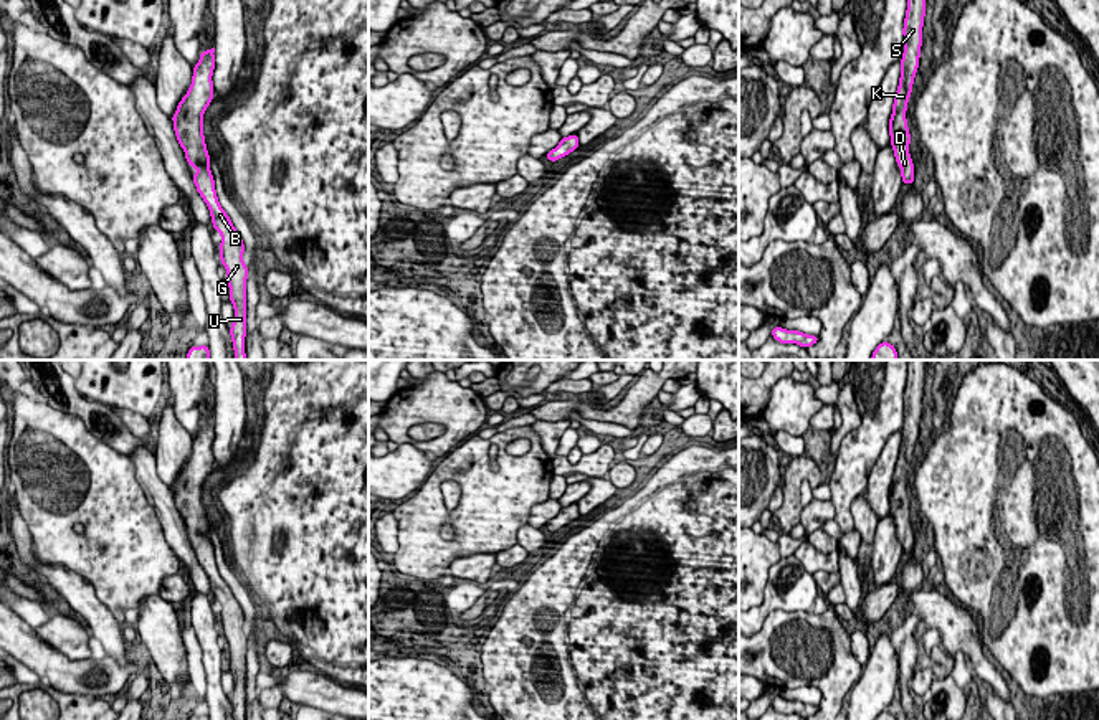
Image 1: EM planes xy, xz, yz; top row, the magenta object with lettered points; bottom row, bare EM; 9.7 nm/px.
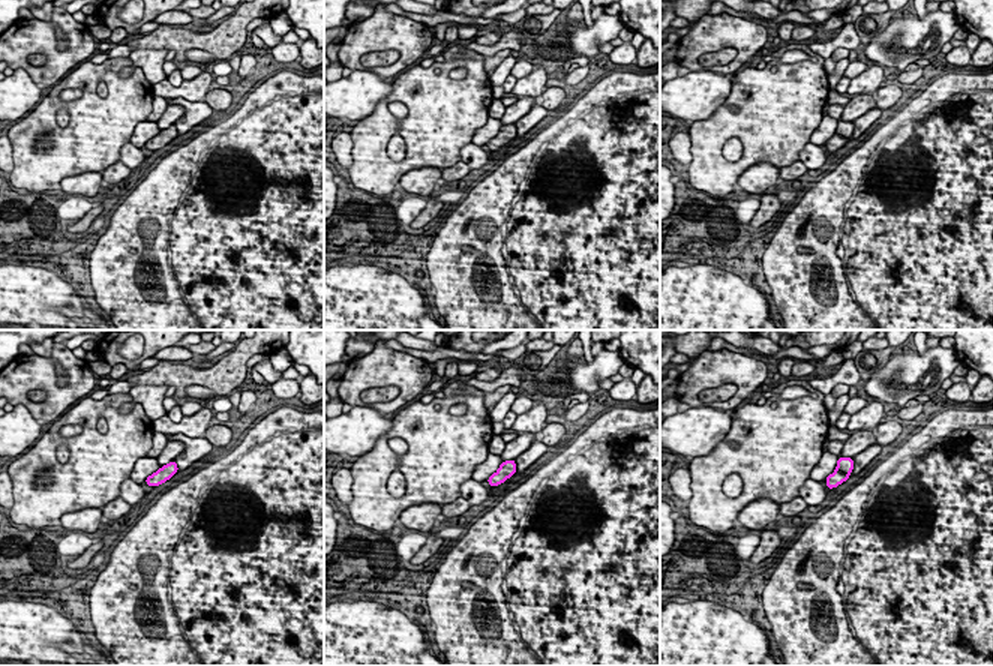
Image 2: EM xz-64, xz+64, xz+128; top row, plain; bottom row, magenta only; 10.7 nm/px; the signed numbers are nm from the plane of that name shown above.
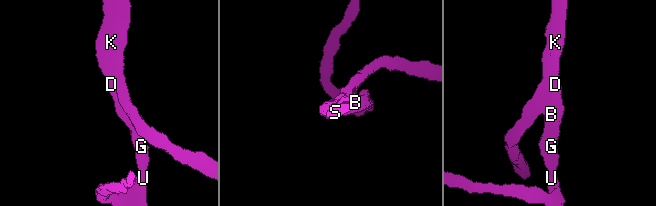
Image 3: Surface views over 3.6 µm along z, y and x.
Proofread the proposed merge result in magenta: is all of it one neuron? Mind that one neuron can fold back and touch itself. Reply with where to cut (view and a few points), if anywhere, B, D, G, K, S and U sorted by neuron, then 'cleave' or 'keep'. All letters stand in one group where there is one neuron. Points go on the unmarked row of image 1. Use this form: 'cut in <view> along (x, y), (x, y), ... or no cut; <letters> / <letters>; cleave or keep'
no cut; B D G K S U; keep

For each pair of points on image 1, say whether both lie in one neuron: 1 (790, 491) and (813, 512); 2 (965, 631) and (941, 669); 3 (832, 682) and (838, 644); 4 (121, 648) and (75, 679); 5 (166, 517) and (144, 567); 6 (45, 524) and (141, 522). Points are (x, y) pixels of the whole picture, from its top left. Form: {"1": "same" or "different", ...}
{"1": "different", "2": "different", "3": "same", "4": "different", "5": "different", "6": "same"}

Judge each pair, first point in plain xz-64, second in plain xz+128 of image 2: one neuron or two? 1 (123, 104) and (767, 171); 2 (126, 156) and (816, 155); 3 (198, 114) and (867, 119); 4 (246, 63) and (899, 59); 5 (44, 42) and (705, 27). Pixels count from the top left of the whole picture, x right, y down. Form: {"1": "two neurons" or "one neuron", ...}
{"1": "two neurons", "2": "one neuron", "3": "one neuron", "4": "two neurons", "5": "one neuron"}

